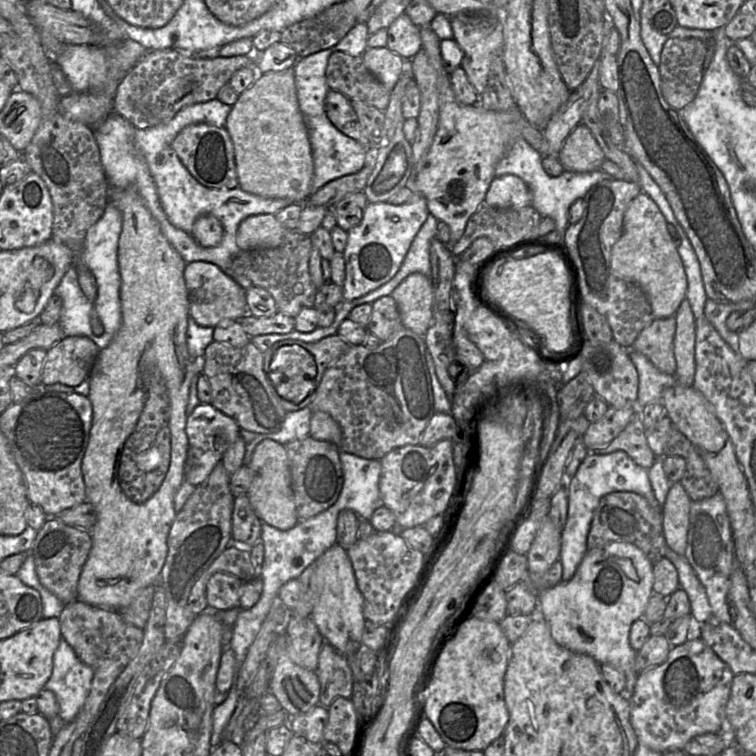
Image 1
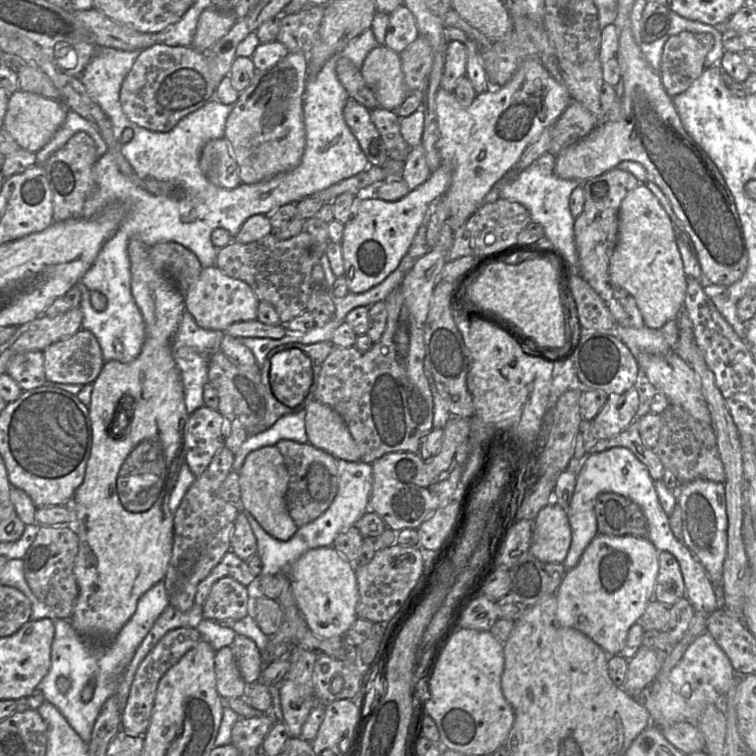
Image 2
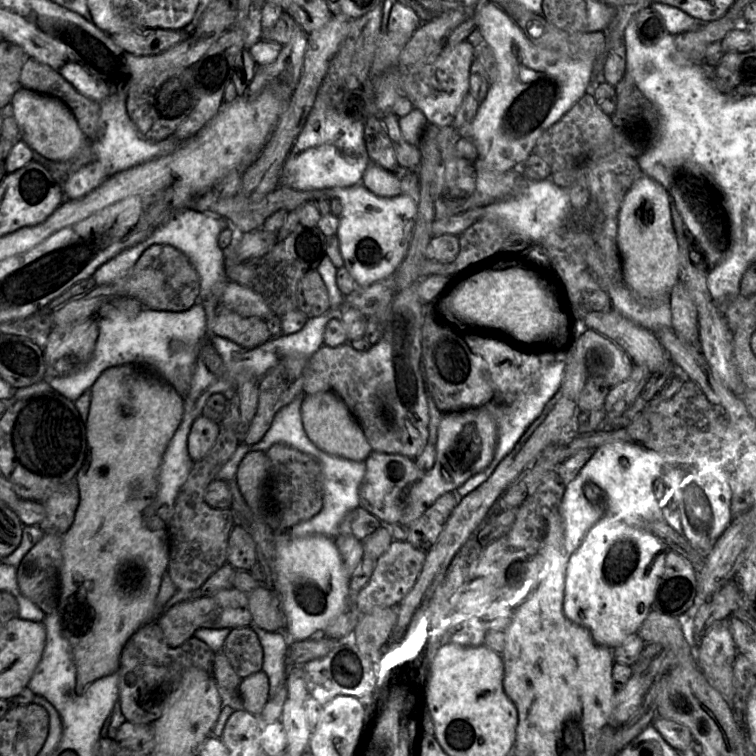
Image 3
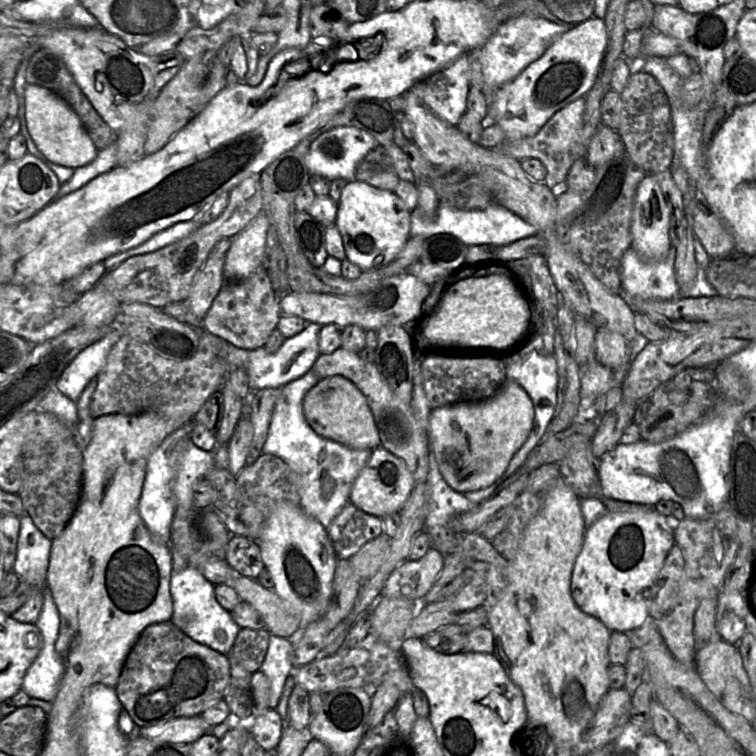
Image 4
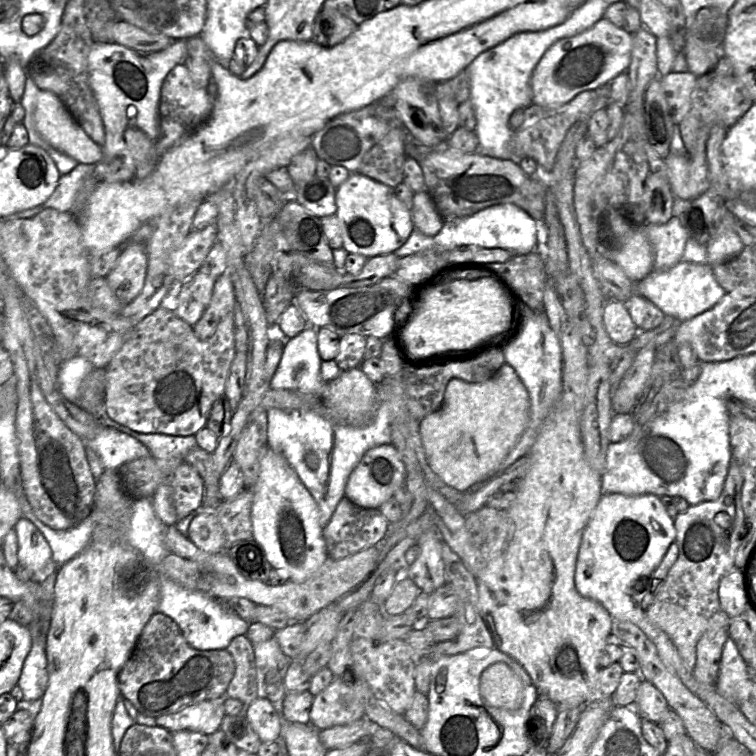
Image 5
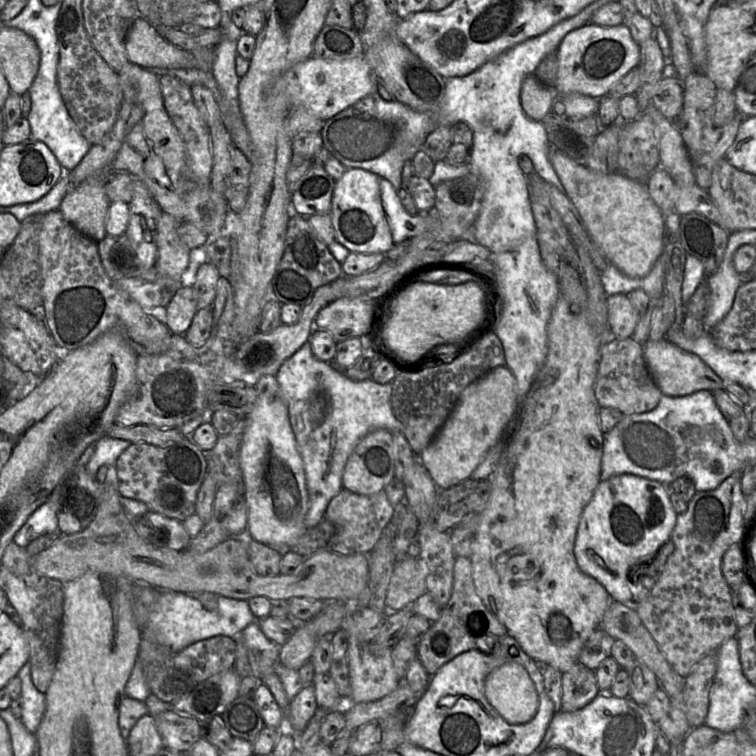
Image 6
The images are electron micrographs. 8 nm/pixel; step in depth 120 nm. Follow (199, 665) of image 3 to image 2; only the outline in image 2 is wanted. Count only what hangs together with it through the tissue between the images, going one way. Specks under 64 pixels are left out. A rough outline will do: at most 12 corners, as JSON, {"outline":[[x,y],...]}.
{"outline":[[167,632],[140,663],[121,729],[144,736],[163,675],[202,639]]}

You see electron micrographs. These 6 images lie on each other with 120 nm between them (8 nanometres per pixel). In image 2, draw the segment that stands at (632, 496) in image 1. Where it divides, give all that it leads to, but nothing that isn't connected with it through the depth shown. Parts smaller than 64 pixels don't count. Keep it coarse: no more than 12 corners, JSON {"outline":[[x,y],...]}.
{"outline":[[601,493],[598,534],[648,539],[648,521],[630,499]]}

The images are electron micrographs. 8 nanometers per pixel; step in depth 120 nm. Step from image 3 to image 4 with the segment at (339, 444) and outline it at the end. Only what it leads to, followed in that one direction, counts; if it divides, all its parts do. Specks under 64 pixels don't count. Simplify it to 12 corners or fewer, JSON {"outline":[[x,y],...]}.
{"outline":[[349,379],[320,380],[303,413],[321,437],[357,450],[380,439]]}

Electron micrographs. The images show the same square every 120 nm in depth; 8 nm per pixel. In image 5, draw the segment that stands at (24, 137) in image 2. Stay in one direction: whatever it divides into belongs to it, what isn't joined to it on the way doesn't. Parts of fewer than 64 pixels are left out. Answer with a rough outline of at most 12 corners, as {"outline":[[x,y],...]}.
{"outline":[[40,89],[34,124],[46,142],[79,164],[103,160],[64,103]]}

